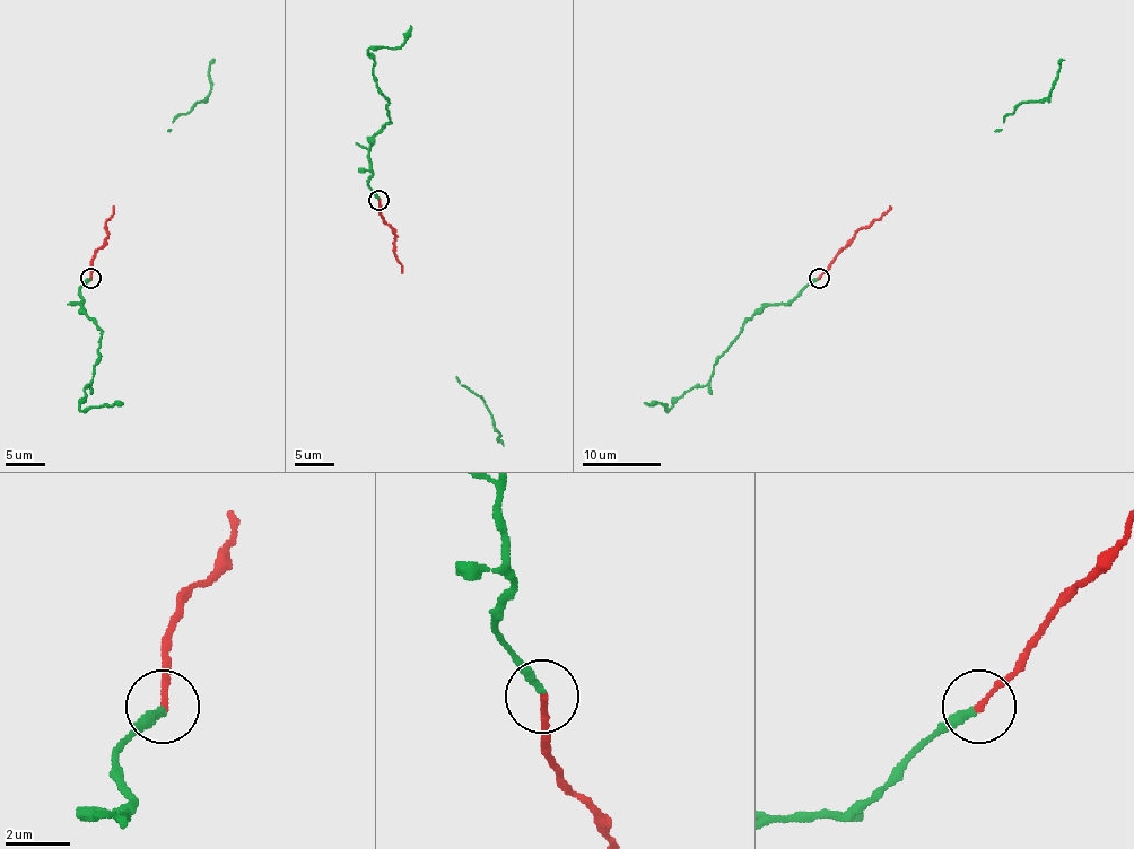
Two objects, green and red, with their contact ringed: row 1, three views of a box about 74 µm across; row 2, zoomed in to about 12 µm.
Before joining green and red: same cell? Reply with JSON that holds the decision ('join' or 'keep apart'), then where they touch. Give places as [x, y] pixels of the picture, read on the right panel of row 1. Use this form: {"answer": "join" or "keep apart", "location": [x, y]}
{"answer": "join", "location": [819, 278]}

